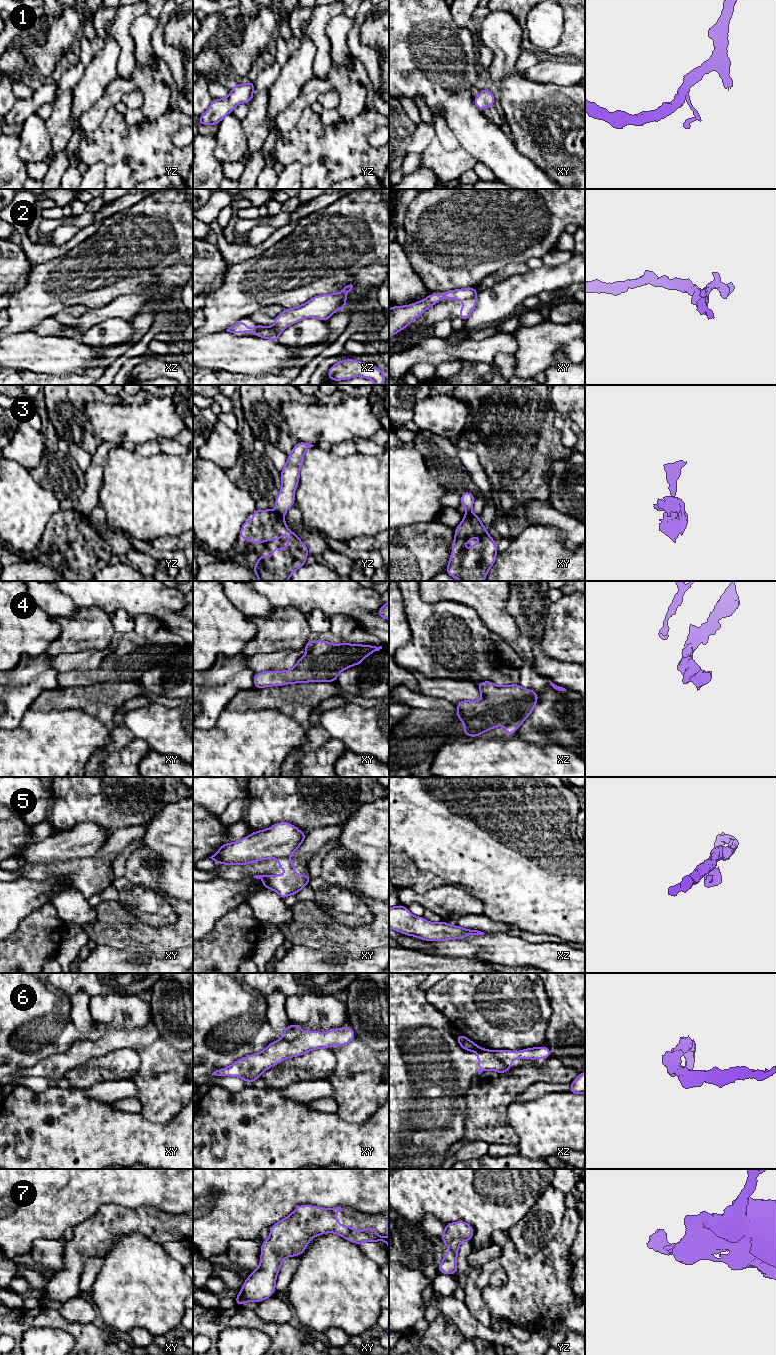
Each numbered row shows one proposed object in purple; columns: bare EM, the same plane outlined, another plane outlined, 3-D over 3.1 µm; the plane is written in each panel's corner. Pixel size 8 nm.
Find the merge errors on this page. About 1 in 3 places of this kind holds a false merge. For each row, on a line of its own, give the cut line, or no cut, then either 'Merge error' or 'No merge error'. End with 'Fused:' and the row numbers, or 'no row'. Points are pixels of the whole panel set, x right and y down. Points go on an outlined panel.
1: No split. No merge error
2: Split along xy (475, 296), (465, 300). Merge error
3: Split along xy (471, 512), (465, 514). Merge error
4: No split. No merge error
5: Split along xy (287, 856), (277, 858). Merge error
6: Split along xy (303, 1032), (292, 1040), (282, 1040). Merge error
7: No split. No merge error
Fused: 2, 3, 5, 6

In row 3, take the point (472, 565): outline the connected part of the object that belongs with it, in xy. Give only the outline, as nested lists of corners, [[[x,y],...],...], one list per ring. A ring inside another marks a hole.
[[[465,514],[463,521],[455,528],[454,542],[450,546],[450,559],[446,572],[460,581],[484,581],[488,570],[492,567],[497,556],[497,543],[489,536],[479,516]],[[479,535],[480,543],[465,551],[464,543],[472,541],[472,537]]]

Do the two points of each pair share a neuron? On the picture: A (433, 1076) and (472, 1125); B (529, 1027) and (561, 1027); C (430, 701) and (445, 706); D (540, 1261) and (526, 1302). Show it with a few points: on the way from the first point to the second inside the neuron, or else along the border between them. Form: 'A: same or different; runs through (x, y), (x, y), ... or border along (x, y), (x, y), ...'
A: different; border along (467, 1092), (464, 1096), (465, 1118), (462, 1137)
B: different; border along (550, 1004), (551, 1015), (544, 1040)
C: same; runs through (434, 703), (441, 705)
D: same; runs through (540, 1271), (540, 1285), (536, 1292)

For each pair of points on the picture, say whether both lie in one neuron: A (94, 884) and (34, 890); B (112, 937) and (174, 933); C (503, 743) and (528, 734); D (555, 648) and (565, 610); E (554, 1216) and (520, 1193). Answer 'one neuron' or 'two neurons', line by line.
A: two neurons
B: one neuron
C: two neurons
D: one neuron
E: two neurons

